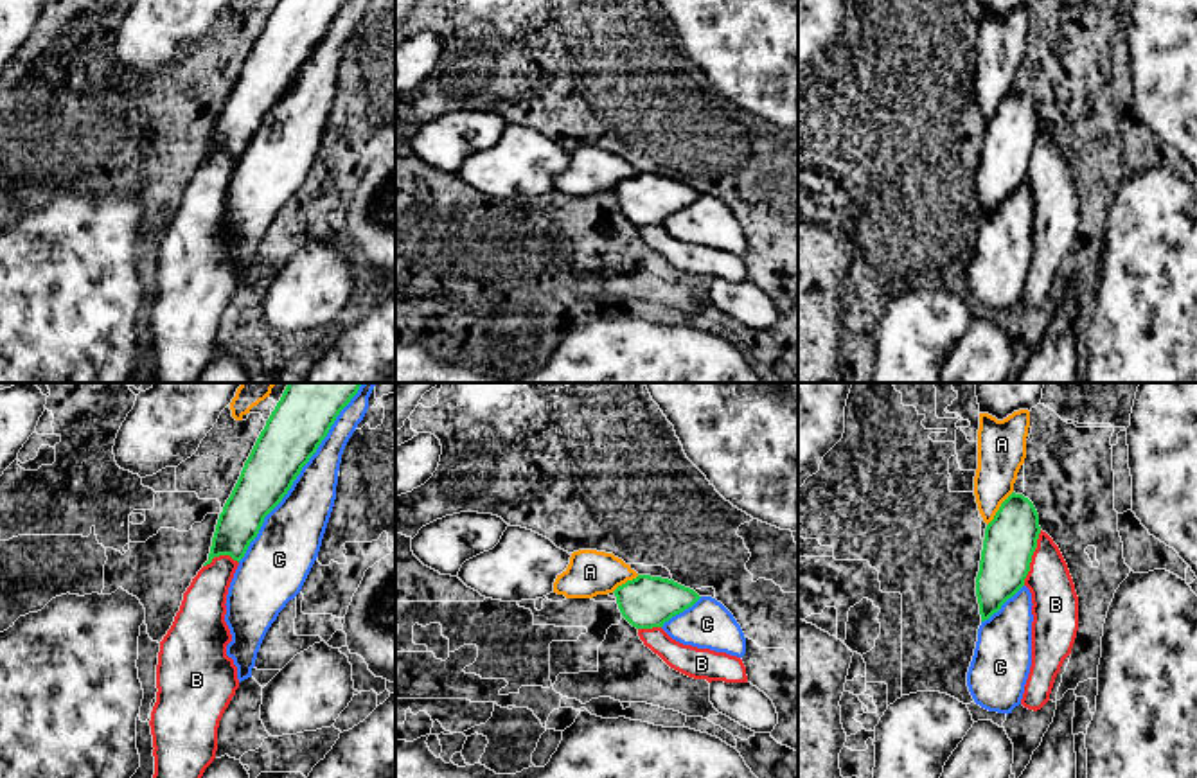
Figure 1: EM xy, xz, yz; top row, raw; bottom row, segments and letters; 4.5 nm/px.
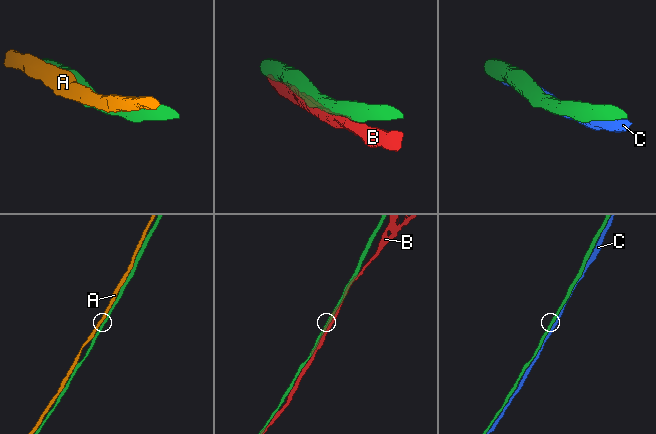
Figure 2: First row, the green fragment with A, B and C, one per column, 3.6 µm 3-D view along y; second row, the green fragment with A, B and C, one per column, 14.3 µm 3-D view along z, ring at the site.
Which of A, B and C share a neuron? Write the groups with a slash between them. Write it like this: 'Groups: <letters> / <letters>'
Groups: A / B / C

